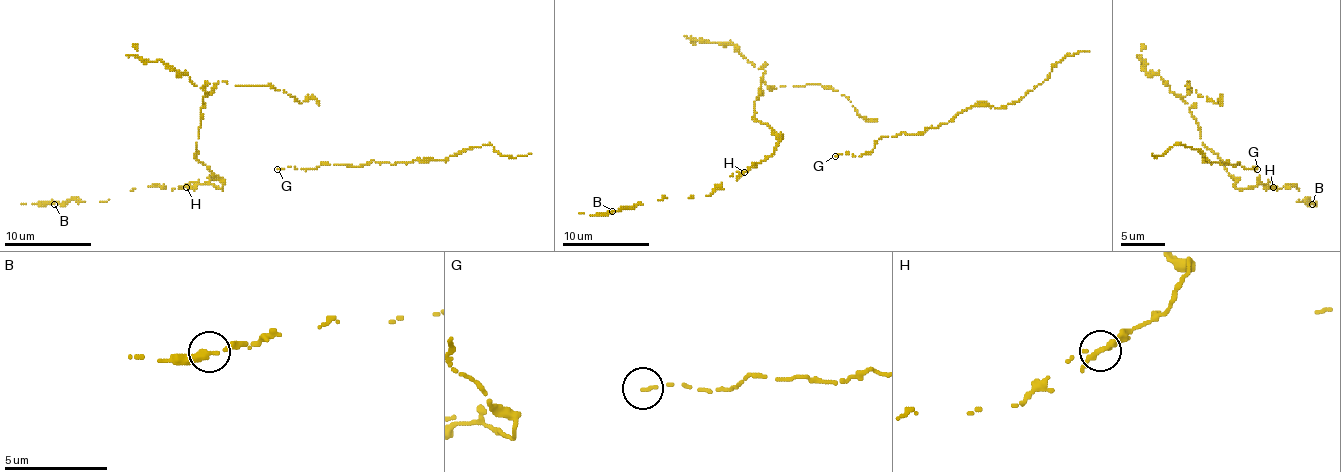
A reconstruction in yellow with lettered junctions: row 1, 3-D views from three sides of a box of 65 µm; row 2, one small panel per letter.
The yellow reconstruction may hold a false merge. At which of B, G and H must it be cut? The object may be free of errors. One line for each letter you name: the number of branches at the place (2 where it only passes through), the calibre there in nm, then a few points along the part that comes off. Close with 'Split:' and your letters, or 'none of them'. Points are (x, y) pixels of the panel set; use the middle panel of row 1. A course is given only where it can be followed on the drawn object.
H: 2 | 300 nm | (743, 171), (765, 161), (780, 136), (754, 119), (761, 82), (776, 88), (831, 86), (859, 115), (877, 121)
Split: H

